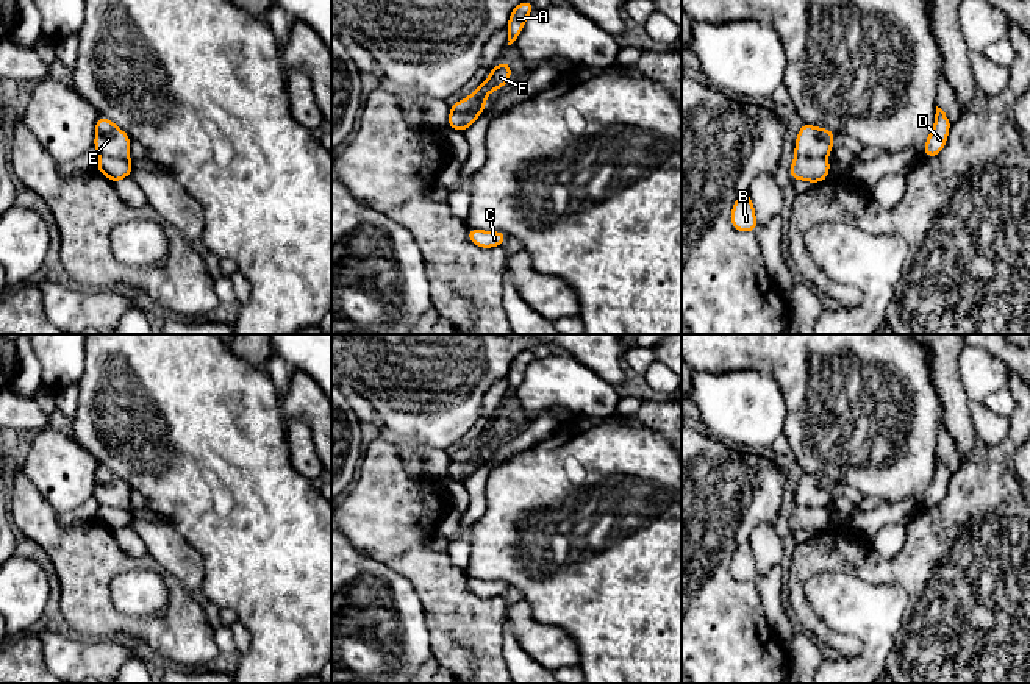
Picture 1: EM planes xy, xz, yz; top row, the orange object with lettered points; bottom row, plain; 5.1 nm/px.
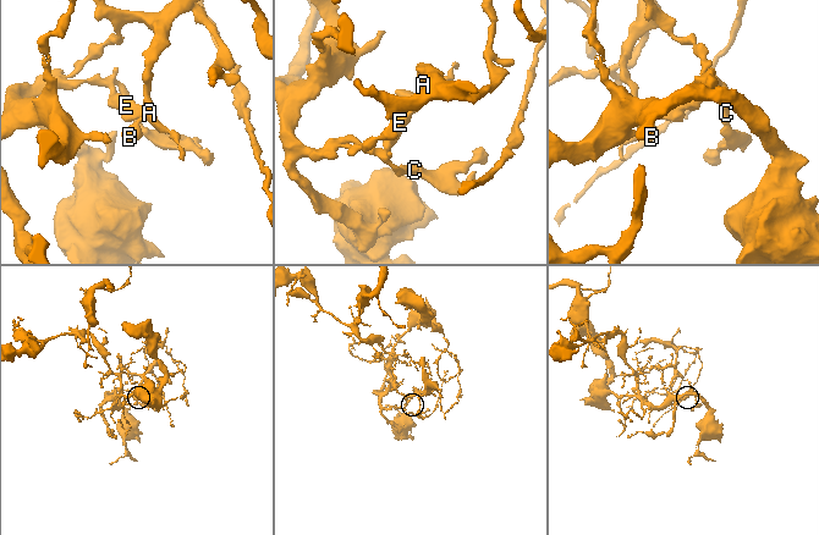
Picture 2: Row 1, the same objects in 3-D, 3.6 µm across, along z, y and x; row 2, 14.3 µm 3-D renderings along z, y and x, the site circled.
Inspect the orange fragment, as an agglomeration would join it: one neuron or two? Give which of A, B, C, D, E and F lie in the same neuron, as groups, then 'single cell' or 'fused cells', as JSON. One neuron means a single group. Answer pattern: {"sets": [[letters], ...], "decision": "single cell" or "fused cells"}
{"sets": [["A", "B", "F"], ["C", "D", "E"]], "decision": "fused cells"}

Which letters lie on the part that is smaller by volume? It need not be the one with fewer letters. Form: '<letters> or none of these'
A, B, F

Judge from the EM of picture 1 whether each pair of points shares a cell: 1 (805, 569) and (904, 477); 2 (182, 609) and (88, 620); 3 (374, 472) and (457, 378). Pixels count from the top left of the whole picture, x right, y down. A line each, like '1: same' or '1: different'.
1: different
2: same
3: different

